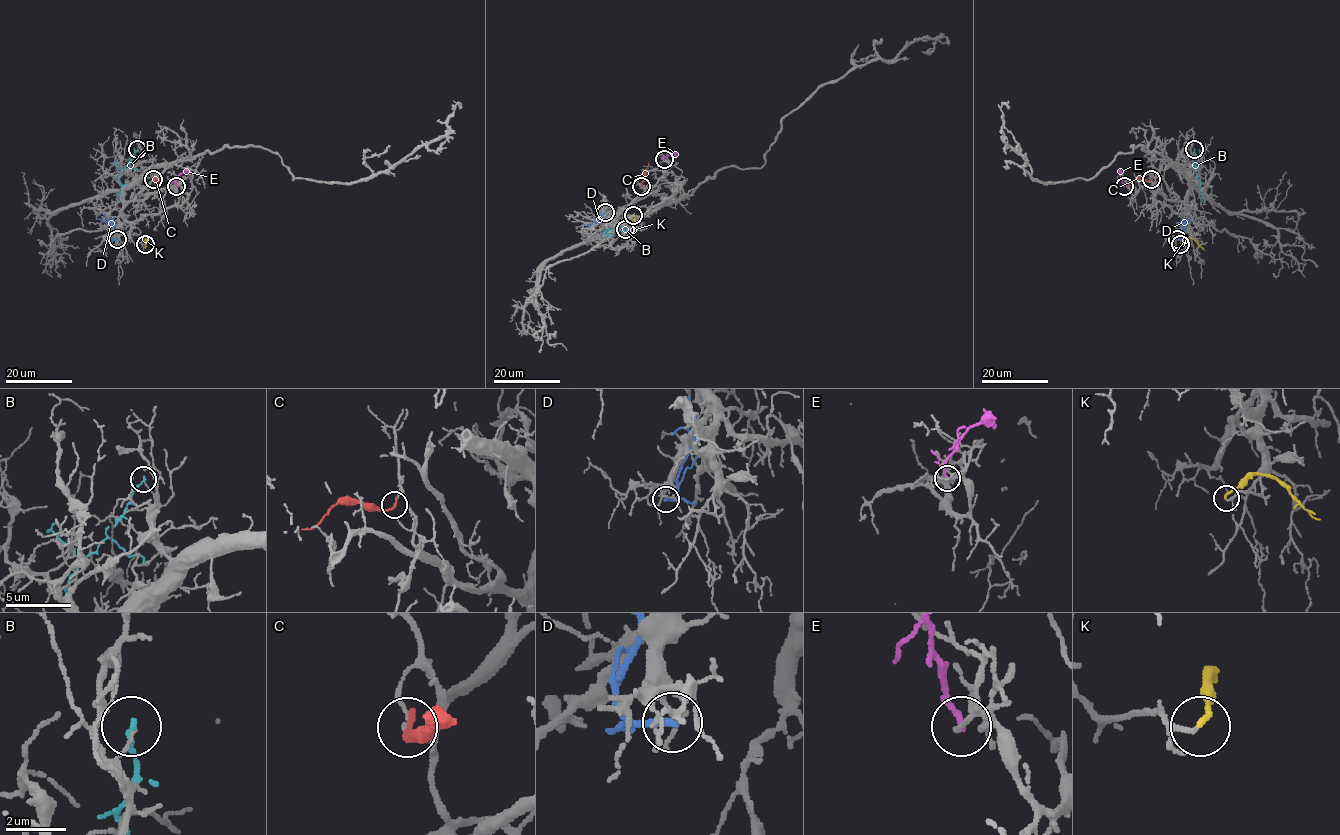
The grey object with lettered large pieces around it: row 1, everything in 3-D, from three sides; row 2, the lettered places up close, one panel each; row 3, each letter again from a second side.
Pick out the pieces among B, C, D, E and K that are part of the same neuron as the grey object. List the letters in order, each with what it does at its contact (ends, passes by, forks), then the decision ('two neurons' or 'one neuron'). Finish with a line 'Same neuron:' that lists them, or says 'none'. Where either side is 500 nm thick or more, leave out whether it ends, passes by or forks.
B: it ends | two neurons
C: it ends | two neurons
D: it ends | two neurons
E: it ends | two neurons
K: it ends | one neuron
Same neuron: K

